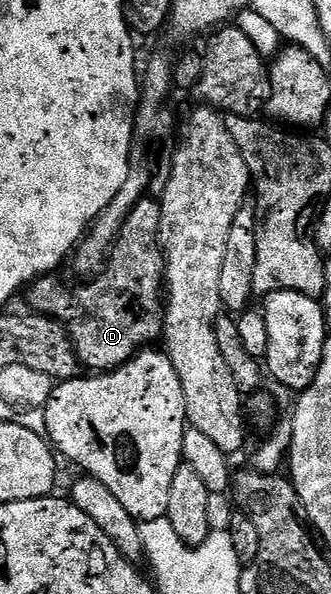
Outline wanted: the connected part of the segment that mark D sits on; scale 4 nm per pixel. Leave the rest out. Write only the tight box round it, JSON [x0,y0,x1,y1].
[26,197,165,373]

